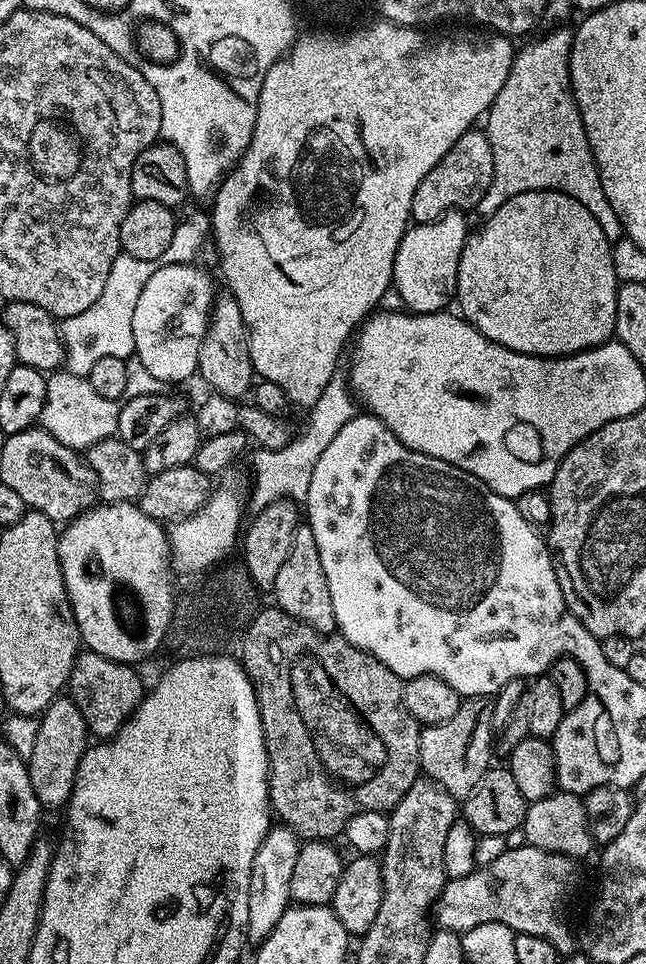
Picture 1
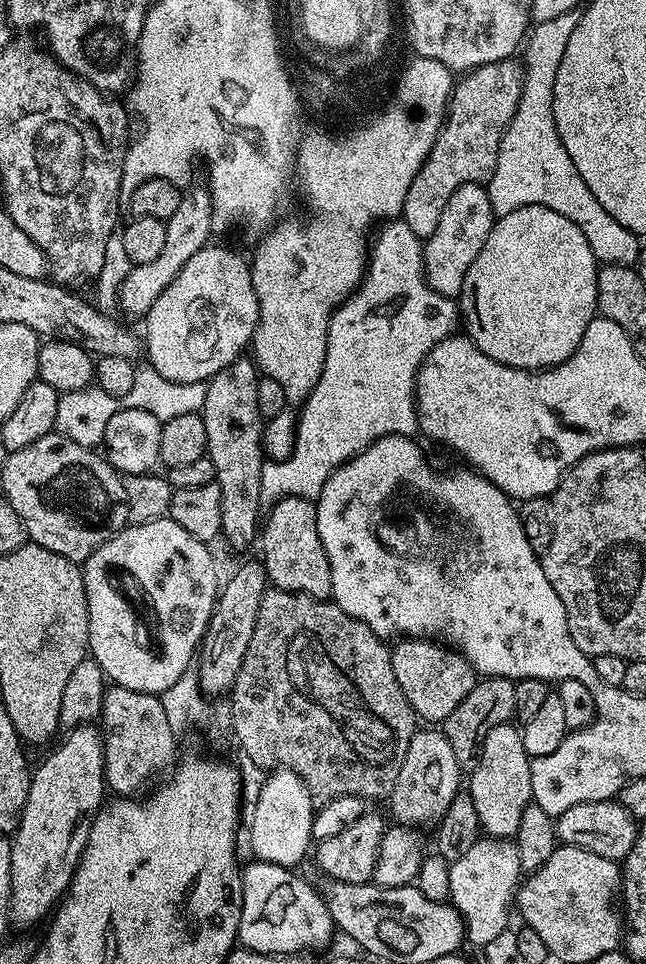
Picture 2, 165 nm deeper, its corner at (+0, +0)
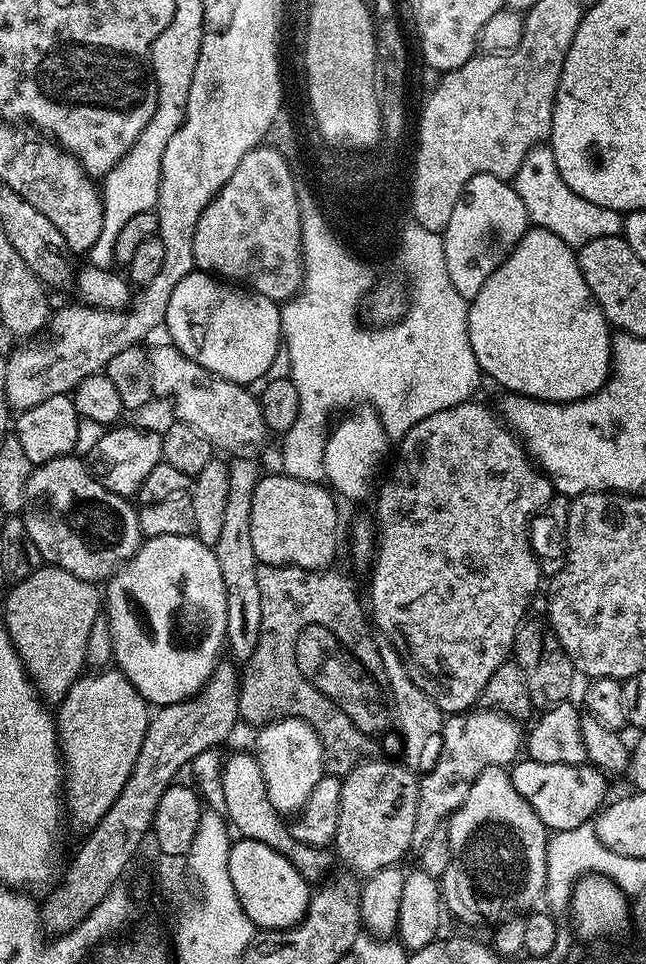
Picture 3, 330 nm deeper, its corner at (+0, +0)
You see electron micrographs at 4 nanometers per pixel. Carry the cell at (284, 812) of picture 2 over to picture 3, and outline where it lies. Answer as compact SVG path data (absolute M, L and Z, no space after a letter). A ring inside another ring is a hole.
M285 716L273 720L272 723L263 725L259 732L260 737L257 738L256 744L260 749L255 749L254 755L260 764L262 778L266 782L266 794L278 813L299 813L306 798L310 798L310 790L314 790L314 786L318 786L318 782L326 774L324 771L324 747L320 741L320 736L313 730L308 721L299 720L297 716Z

